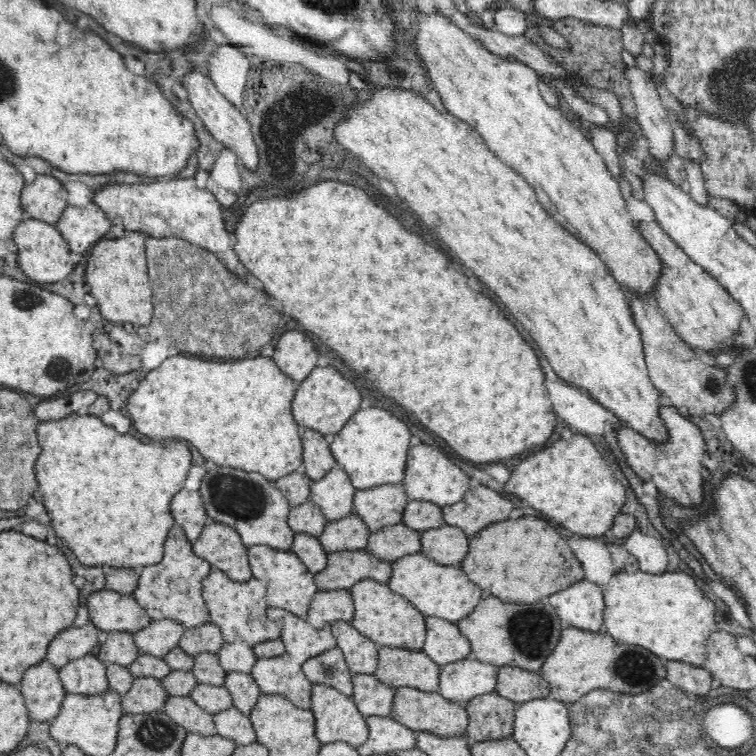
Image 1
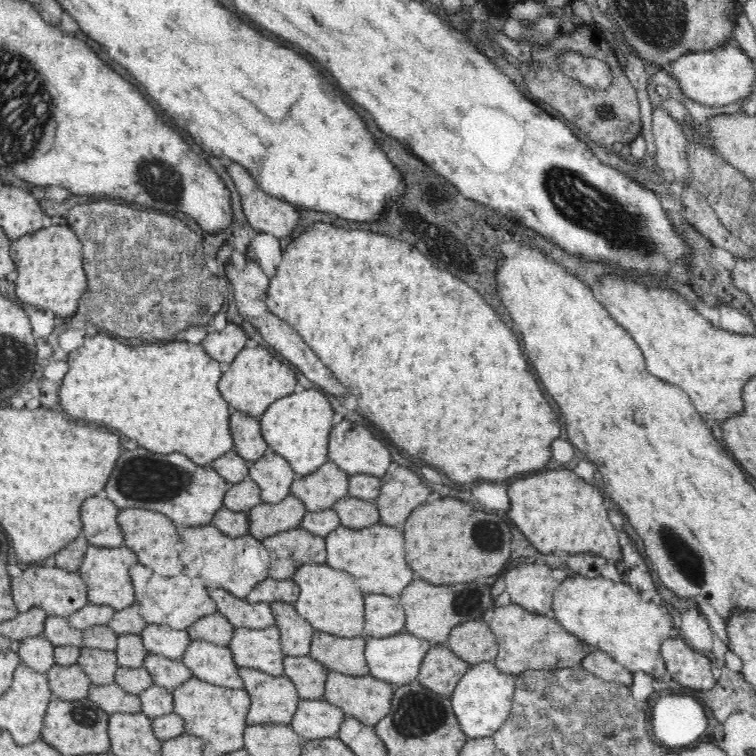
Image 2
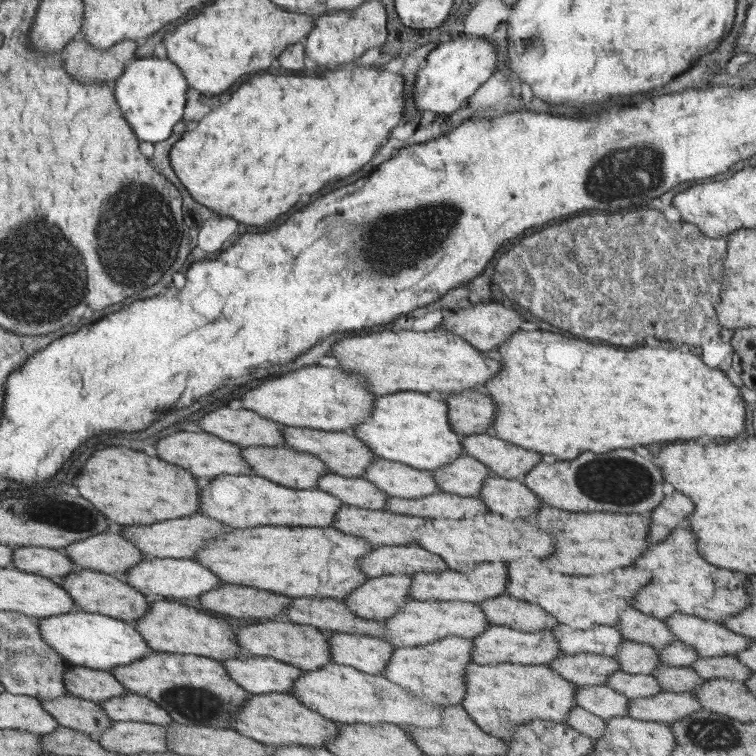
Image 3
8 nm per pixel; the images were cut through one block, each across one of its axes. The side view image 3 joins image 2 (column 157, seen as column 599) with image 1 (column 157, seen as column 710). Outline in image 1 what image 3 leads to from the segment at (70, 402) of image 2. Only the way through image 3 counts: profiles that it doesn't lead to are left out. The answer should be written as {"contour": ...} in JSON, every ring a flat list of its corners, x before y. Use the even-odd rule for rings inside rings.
{"contour":[[175,355,148,372,128,398,132,425,152,438,180,438,190,442,208,460,244,472,258,473,275,481,302,469,302,440,299,424,291,413,298,382,279,370,270,357,250,356,226,362,204,362,196,356]]}

